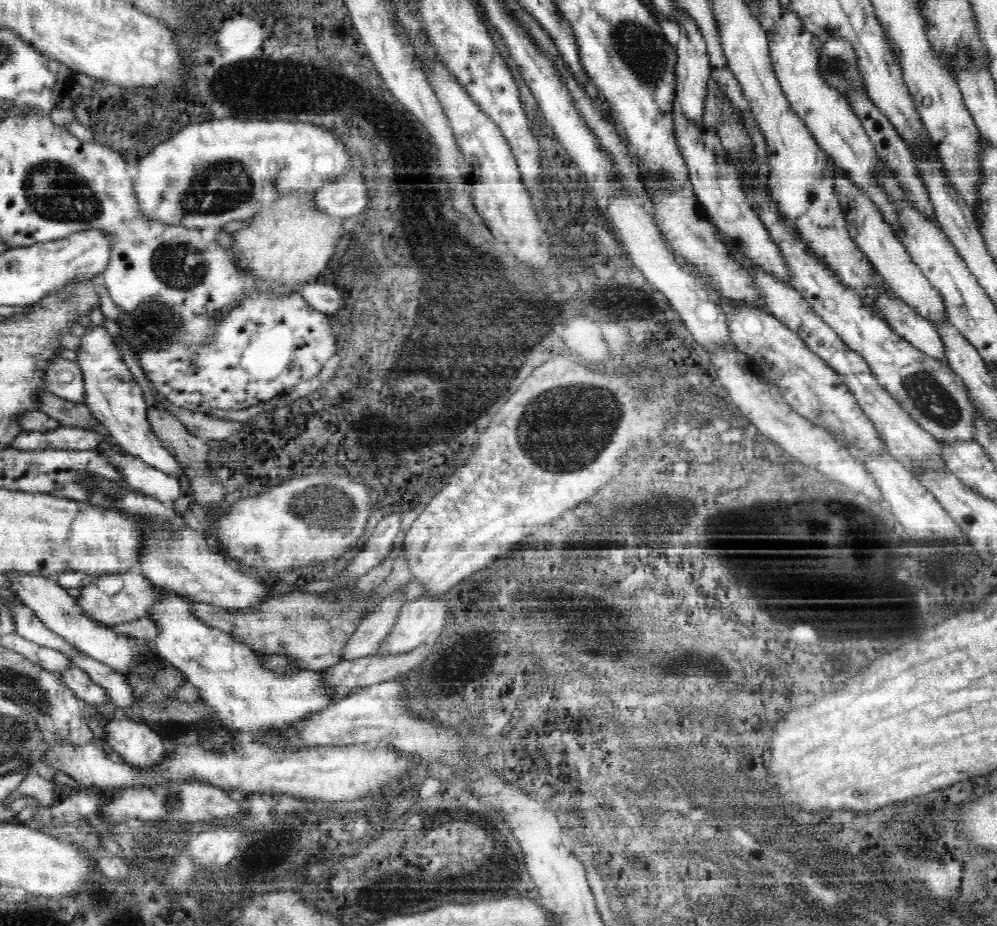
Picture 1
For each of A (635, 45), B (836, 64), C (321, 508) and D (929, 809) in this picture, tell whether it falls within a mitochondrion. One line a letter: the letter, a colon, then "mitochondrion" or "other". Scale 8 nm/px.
A: mitochondrion
B: mitochondrion
C: mitochondrion
D: other

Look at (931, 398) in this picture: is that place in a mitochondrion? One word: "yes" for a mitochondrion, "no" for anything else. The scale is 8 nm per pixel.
yes

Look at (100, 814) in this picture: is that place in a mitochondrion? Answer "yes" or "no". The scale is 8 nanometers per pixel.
no

